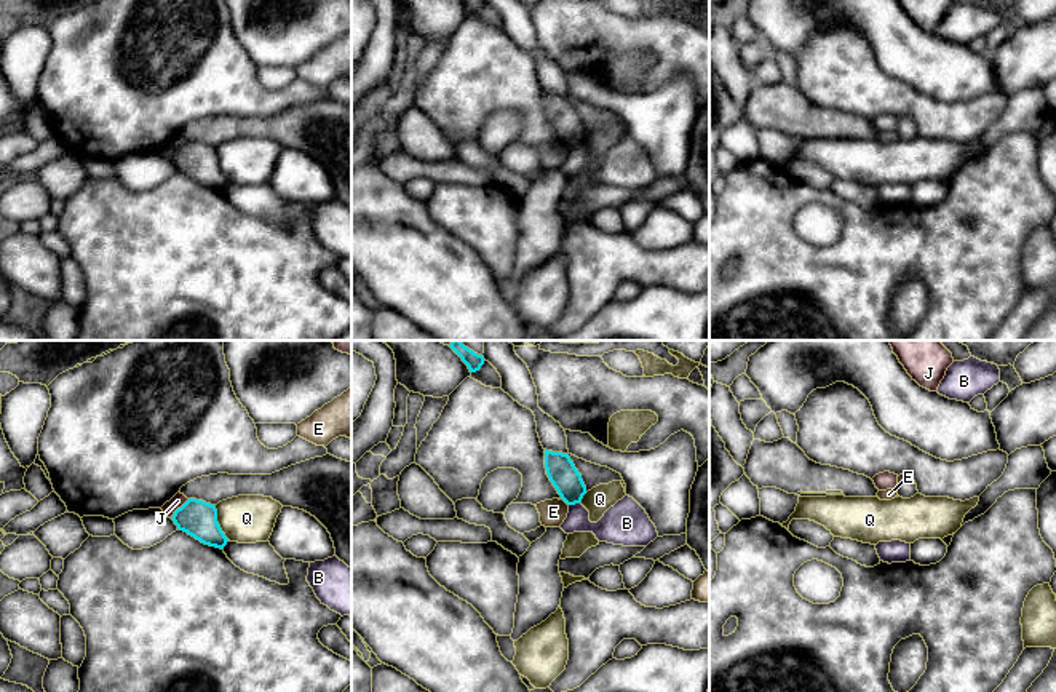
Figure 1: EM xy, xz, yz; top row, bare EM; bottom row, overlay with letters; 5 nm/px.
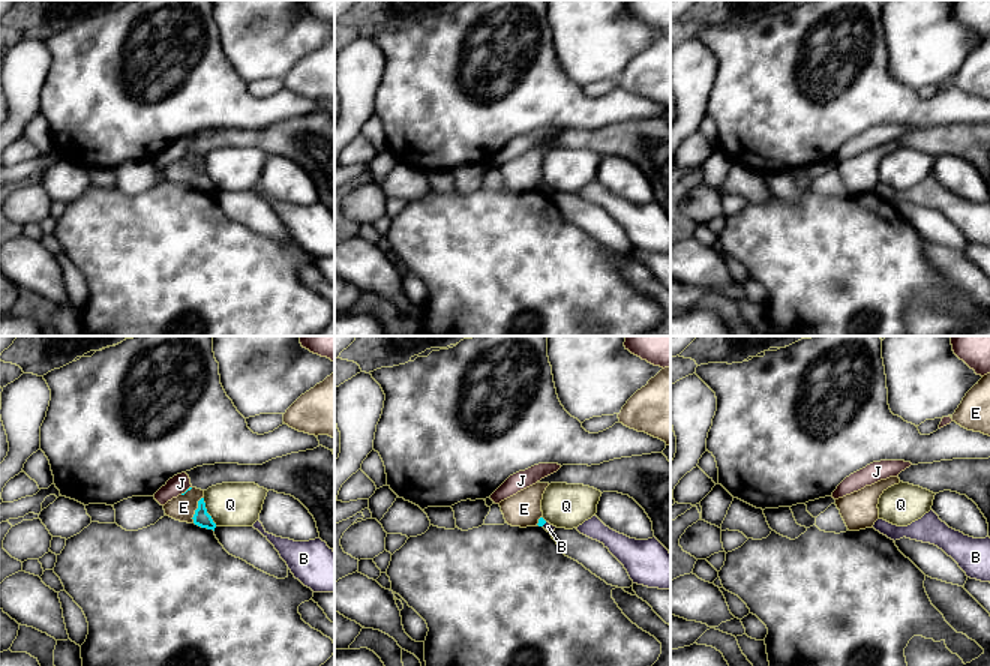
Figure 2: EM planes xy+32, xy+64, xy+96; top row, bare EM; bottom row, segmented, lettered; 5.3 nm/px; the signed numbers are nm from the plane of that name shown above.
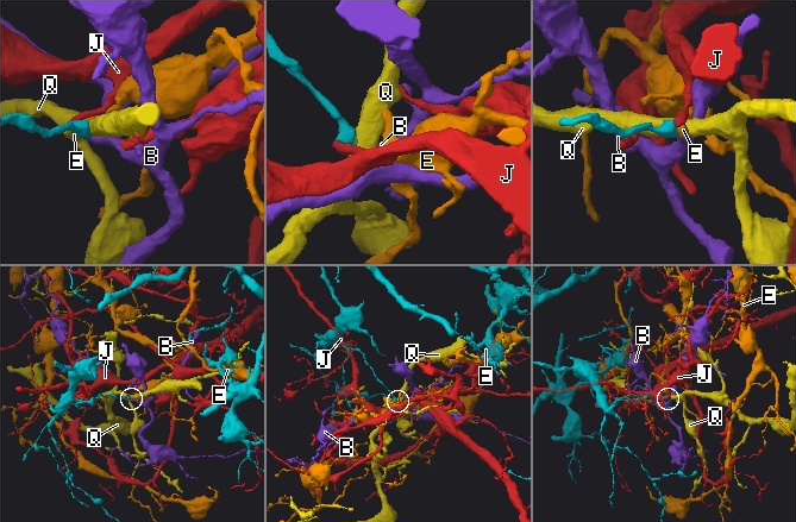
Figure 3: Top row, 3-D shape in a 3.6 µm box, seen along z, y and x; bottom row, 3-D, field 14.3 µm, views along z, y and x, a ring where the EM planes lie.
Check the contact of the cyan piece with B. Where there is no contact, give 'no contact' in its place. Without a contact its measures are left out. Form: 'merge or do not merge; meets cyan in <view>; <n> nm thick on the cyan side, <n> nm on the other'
do not merge; meets cyan in xz; 140 nm thick on the cyan side, 190 nm on the other

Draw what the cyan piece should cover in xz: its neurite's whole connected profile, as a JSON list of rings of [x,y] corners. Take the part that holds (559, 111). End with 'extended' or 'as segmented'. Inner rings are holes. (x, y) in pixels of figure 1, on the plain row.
[[[545,91],[545,110],[550,123],[567,147],[582,144],[586,128],[569,96]]]; as segmented

